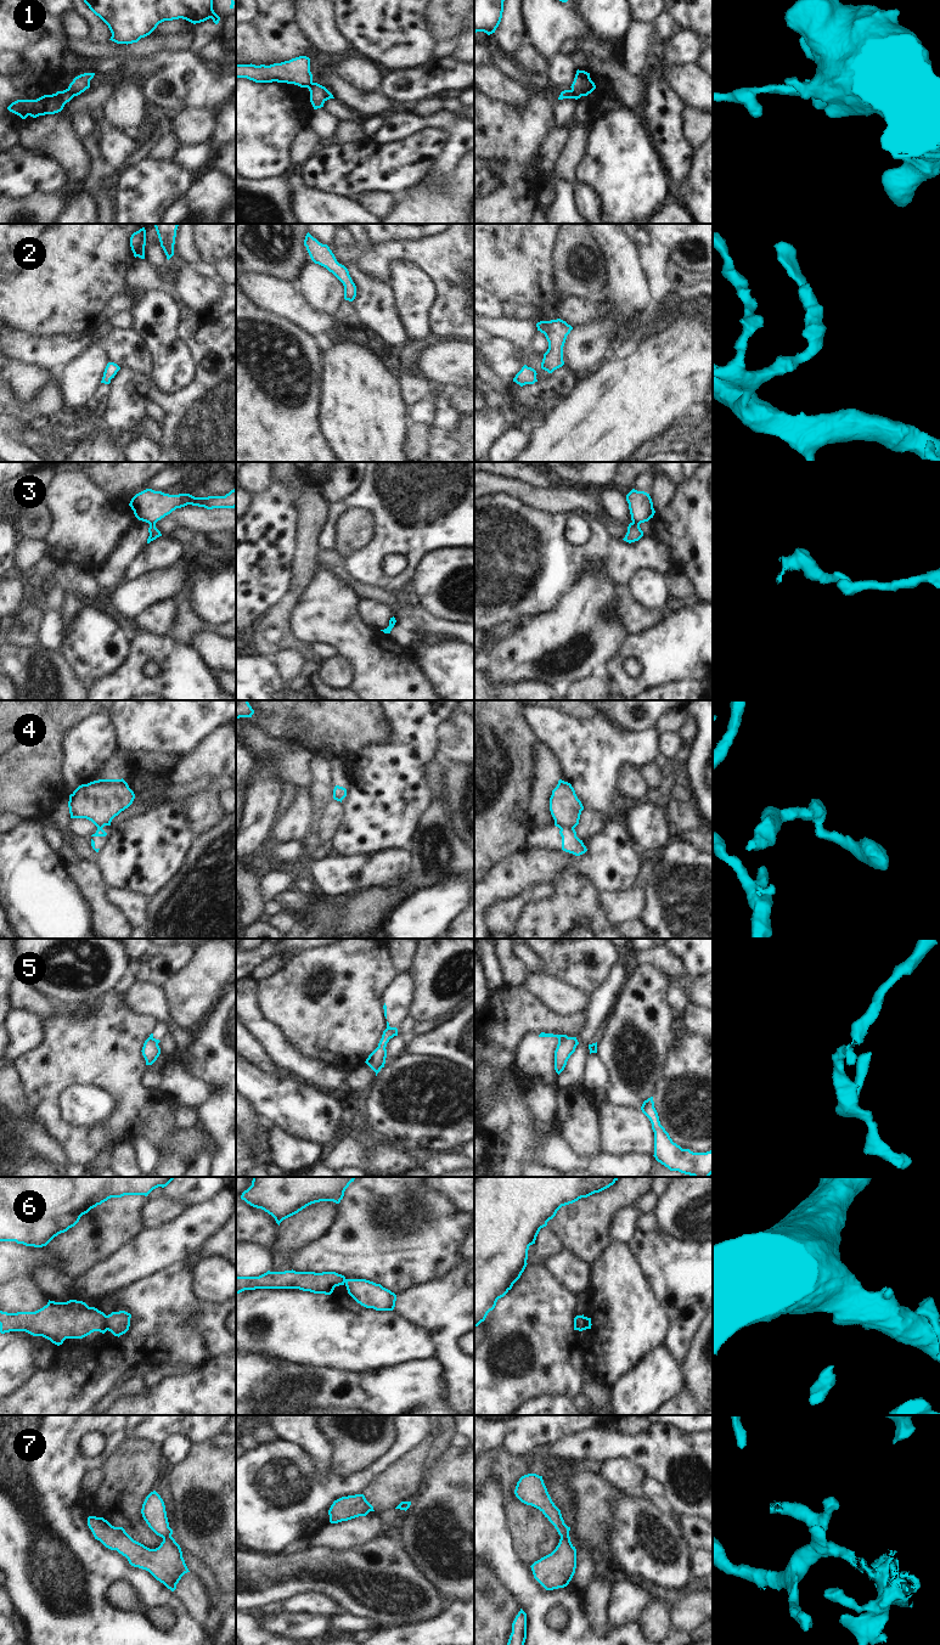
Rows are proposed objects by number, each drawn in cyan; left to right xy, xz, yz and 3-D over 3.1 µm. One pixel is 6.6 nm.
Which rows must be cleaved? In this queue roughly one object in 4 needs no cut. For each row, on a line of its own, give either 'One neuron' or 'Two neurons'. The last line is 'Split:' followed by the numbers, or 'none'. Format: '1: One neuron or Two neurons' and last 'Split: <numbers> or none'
1: Two neurons
2: One neuron
3: Two neurons
4: Two neurons
5: Two neurons
6: Two neurons
7: Two neurons
Split: 1, 3, 4, 5, 6, 7

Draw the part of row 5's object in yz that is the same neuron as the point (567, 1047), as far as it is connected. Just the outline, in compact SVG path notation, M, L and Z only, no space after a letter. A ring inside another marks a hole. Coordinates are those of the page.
M568 1037L557 1044L555 1050L555 1070L558 1075L564 1070L568 1059L575 1052L578 1044L576 1037Z

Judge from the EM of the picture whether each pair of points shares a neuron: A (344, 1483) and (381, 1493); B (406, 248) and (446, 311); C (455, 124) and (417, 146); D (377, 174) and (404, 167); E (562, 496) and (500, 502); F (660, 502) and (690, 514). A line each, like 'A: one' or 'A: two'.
A: two
B: one
C: two
D: one
E: two
F: two

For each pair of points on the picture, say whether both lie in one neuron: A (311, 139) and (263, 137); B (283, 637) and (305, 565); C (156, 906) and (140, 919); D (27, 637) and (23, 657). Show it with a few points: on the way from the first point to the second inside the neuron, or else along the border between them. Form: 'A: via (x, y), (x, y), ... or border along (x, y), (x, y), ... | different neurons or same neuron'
A: border along (294, 137), (288, 153) | different neurons
B: via (282, 619), (282, 609), (298, 584) | same neuron
C: border along (148, 900), (147, 922), (144, 925) | different neurons
D: border along (38, 643), (32, 647), (12, 646) | different neurons

